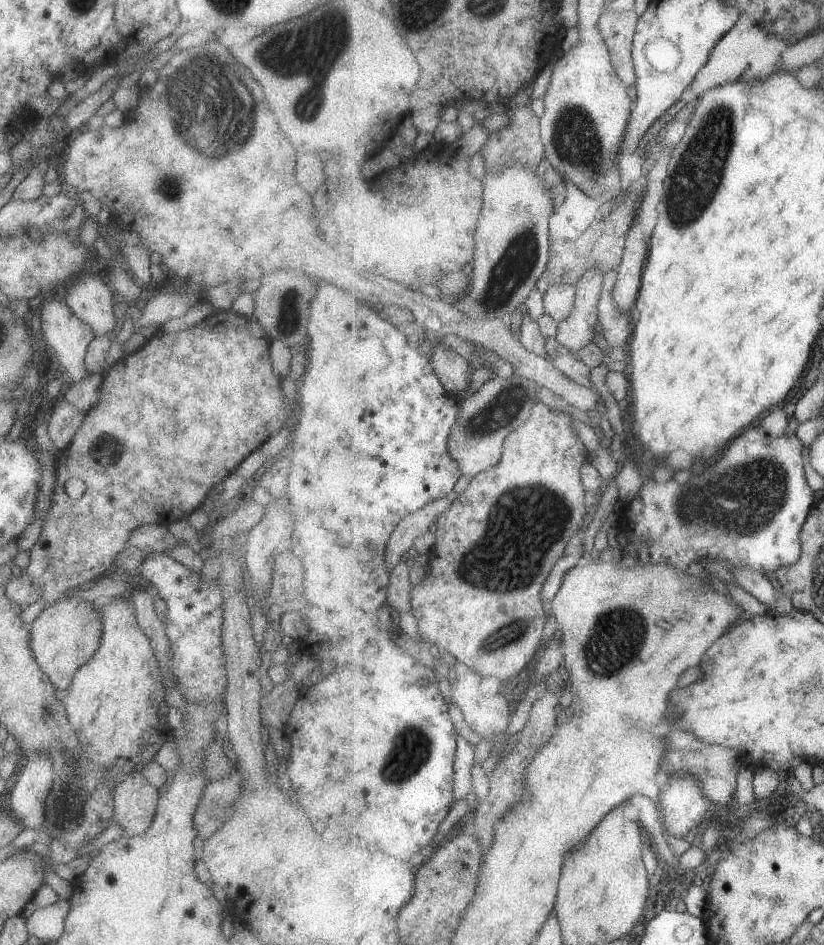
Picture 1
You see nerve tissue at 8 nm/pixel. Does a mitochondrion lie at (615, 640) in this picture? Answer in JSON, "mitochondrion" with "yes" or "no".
{"mitochondrion":"yes"}

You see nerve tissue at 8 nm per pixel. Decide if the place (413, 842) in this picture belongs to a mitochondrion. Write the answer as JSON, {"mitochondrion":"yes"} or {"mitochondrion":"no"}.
{"mitochondrion":"no"}

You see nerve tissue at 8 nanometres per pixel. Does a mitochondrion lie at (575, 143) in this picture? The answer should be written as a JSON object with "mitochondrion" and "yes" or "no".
{"mitochondrion":"yes"}

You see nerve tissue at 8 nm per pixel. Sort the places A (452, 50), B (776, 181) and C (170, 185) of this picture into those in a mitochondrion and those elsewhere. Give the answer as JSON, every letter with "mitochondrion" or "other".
{"A":"other","B":"other","C":"mitochondrion"}

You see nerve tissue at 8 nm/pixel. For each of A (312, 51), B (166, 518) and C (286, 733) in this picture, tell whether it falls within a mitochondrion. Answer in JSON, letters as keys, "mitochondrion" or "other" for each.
{"A":"mitochondrion","B":"other","C":"other"}

